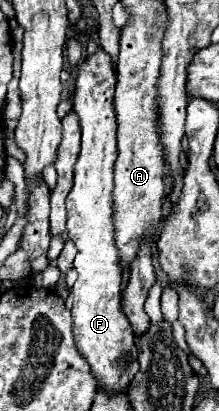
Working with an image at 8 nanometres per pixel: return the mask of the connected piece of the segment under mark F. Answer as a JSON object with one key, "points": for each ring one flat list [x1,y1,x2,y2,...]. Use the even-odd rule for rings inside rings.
{"points":[[98,50,94,56,84,58,78,64,78,78,74,90,74,112,78,114,80,128,82,128,82,150,78,162,74,166,74,186,66,196,66,210,68,210,68,238,76,244,78,254,74,260,74,268,78,270,78,280,74,282,72,296,72,328,76,334,76,346,88,360,92,374,106,392,122,392,130,384,136,374,136,346,134,346,134,332,128,324,120,308,120,264,118,252,114,244,114,220,112,220,112,188,114,188,114,160,118,156,116,150,116,114,114,114,114,90,116,90,116,74,112,70,112,60,104,50]]}

